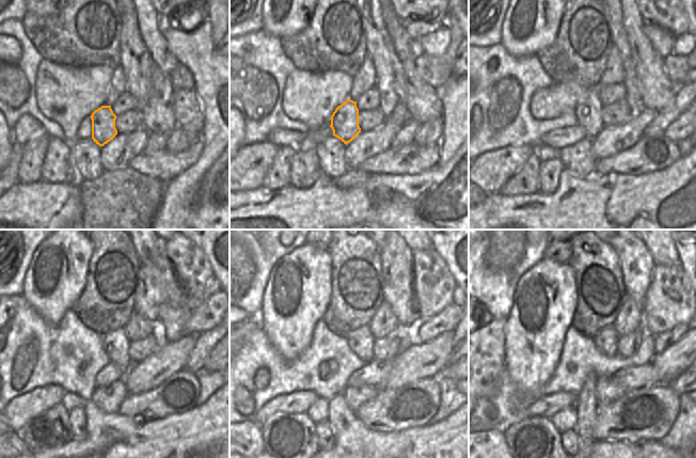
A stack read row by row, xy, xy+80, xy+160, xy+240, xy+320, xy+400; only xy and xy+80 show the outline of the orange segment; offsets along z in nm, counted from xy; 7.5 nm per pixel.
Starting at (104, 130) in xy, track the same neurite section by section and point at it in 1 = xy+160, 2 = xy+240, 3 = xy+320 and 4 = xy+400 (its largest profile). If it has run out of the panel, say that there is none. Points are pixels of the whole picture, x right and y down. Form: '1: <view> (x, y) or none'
1: xy+160 (588, 112)
2: xy+240 (115, 343)
3: xy+320 (361, 341)
4: xy+400 (606, 340)

